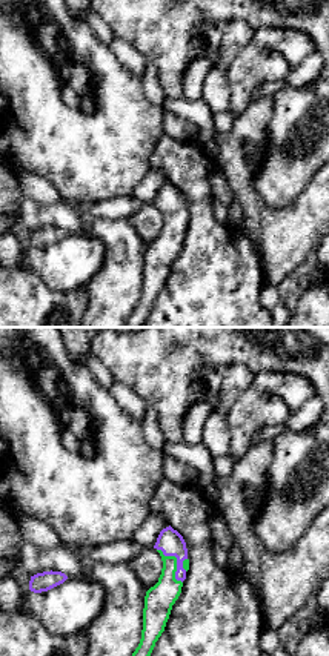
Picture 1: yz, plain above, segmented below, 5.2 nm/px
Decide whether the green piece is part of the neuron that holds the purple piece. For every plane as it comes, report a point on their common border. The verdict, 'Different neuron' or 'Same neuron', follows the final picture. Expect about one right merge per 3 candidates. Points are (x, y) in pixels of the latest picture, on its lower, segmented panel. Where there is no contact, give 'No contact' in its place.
Touches purple at (177, 563)

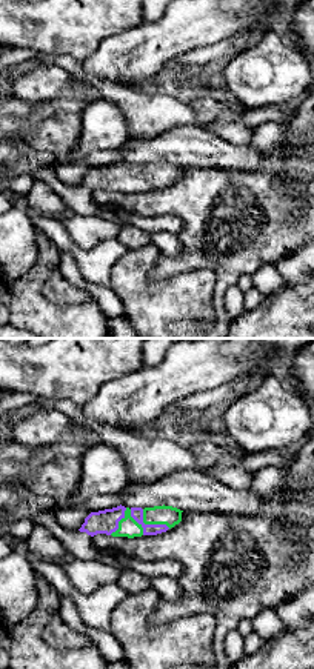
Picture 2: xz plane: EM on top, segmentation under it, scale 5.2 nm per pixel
Touches purple at (148, 525)

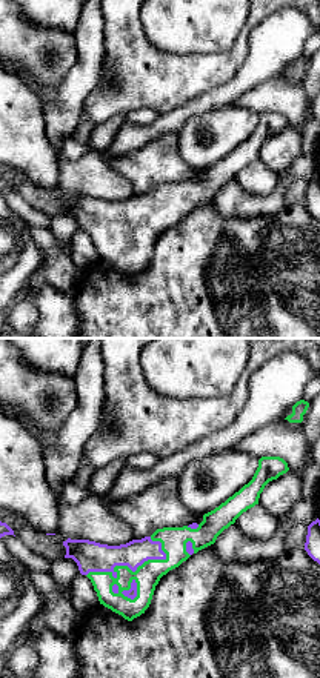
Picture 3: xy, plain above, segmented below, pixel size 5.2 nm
Touches purple at (126, 564)

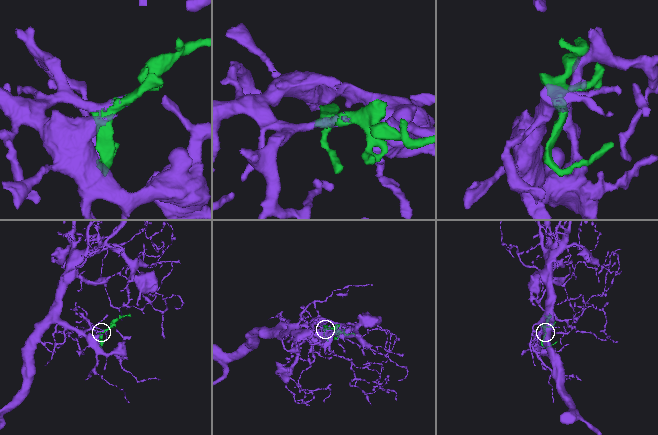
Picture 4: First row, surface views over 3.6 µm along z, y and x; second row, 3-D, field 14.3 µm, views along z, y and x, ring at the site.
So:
Same neuron

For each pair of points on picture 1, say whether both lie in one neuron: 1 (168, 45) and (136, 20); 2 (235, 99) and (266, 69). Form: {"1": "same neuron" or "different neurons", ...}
{"1": "same neuron", "2": "same neuron"}

